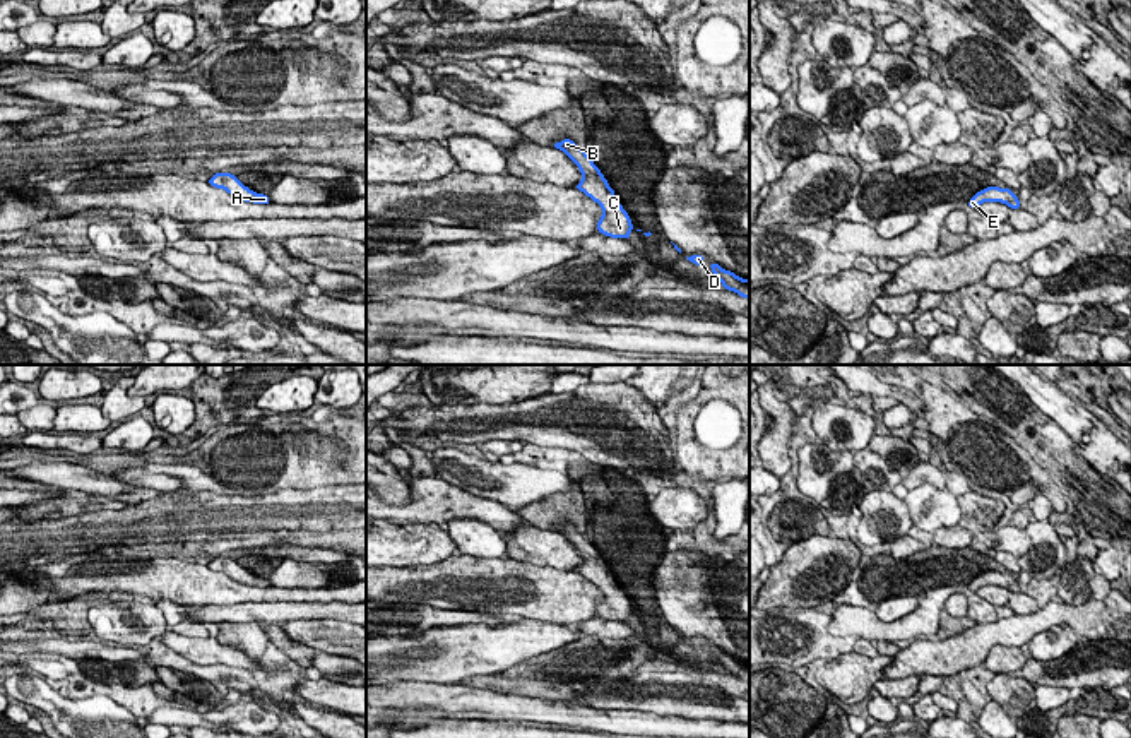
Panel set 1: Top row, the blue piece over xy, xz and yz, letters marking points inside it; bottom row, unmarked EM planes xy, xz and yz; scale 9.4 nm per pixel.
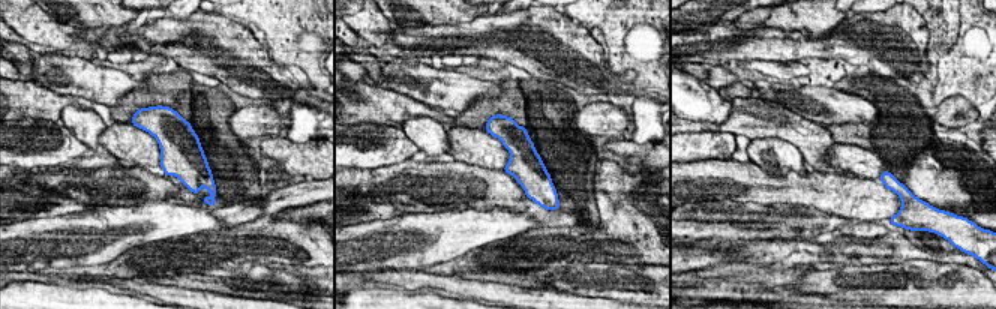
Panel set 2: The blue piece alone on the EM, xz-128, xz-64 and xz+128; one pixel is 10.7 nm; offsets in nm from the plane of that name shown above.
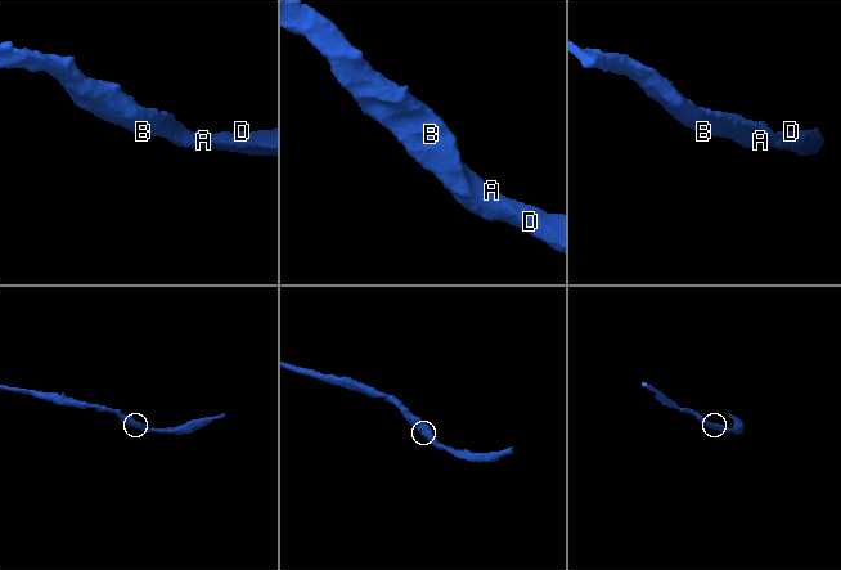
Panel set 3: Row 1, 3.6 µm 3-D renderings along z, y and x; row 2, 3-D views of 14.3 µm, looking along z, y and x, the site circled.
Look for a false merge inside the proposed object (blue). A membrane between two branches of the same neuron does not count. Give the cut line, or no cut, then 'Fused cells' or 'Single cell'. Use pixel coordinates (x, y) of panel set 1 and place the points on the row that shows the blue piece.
No split. Single cell

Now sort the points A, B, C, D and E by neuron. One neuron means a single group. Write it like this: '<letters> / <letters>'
A B C D E

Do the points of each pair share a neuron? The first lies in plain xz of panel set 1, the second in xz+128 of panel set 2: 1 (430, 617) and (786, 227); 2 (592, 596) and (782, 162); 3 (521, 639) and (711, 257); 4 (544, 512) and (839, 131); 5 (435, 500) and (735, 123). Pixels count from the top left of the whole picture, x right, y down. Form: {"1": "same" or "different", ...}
{"1": "same", "2": "different", "3": "same", "4": "same", "5": "same"}

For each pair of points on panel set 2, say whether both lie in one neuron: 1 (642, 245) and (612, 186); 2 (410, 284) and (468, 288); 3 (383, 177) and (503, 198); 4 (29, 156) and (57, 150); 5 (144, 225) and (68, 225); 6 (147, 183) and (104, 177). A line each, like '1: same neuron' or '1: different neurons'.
1: same neuron
2: same neuron
3: same neuron
4: same neuron
5: same neuron
6: same neuron

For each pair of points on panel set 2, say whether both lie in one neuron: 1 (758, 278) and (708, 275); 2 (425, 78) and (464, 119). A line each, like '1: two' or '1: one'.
1: one
2: two

